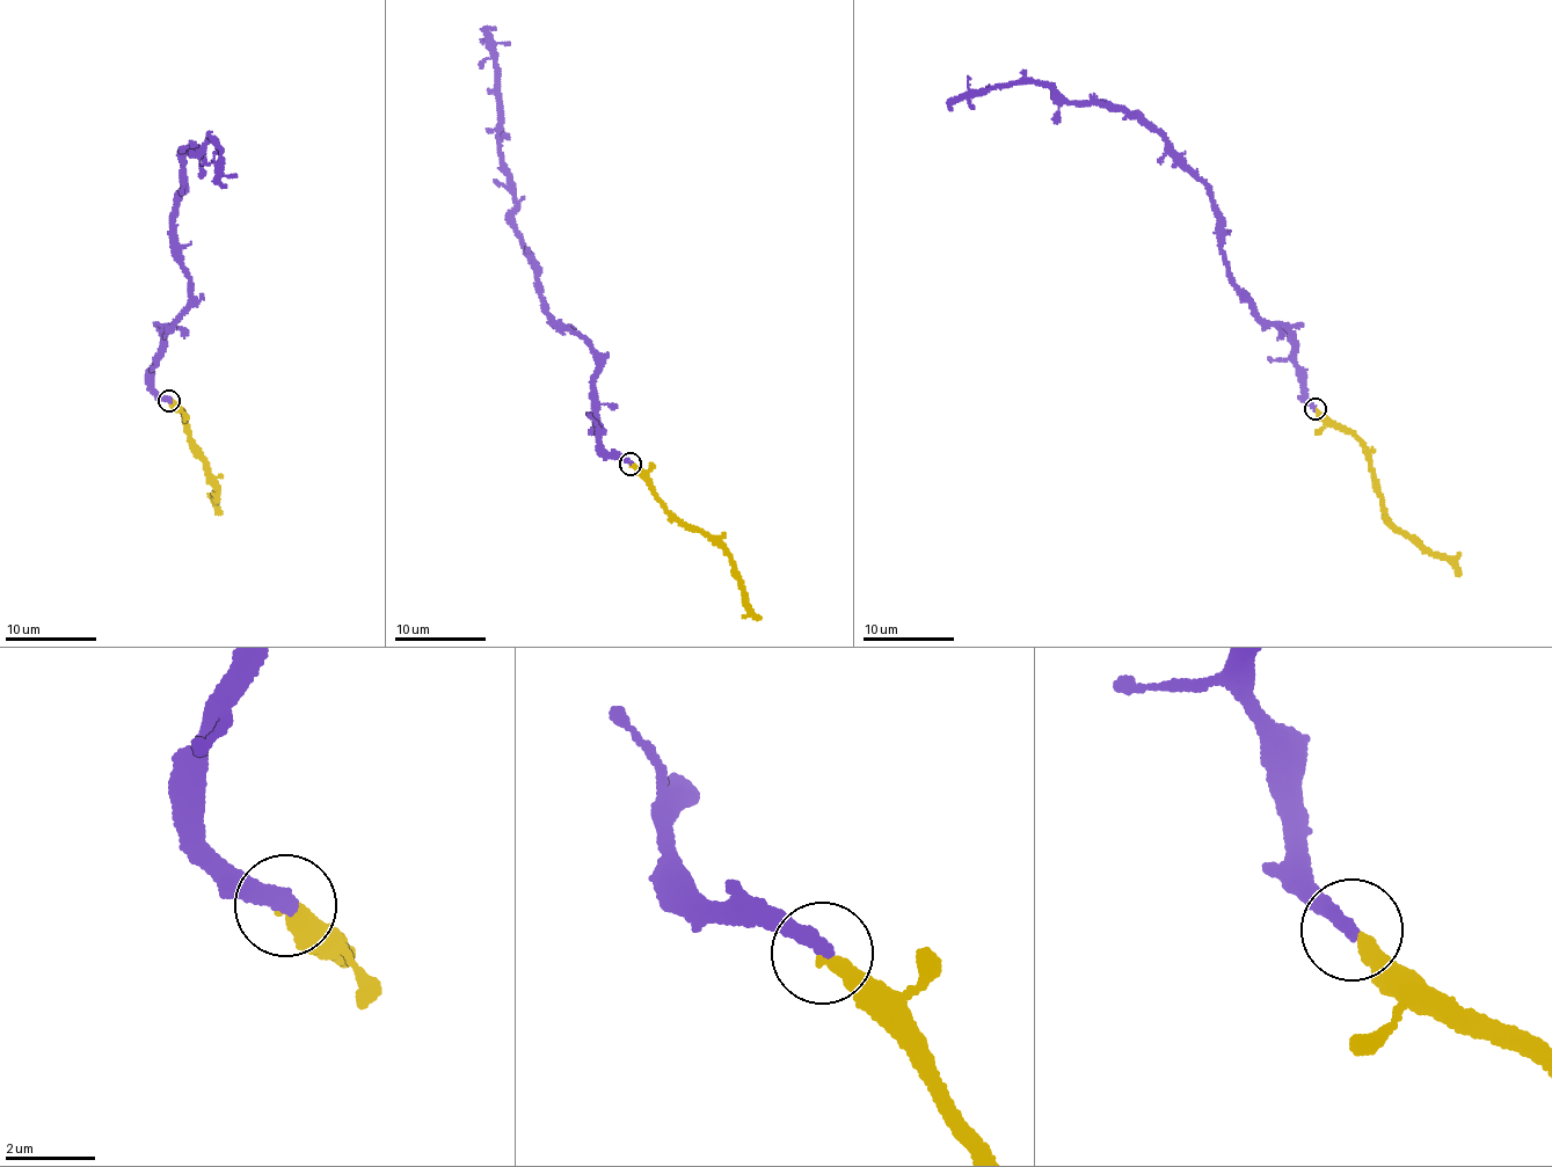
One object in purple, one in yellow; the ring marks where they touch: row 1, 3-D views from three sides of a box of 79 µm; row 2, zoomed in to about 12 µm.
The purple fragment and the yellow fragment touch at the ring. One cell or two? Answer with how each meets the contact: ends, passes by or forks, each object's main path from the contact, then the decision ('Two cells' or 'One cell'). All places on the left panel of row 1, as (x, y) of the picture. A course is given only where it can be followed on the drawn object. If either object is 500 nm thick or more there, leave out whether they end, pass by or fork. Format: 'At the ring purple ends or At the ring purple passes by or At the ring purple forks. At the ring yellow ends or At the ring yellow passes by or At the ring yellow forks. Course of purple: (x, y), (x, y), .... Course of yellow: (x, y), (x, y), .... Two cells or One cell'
At the ring purple ends. At the ring yellow ends. Course of purple: (168, 400), (152, 367), (191, 292), (175, 208), (186, 153), (211, 140), (226, 187). Course of yellow: (168, 402), (183, 418), (190, 447), (217, 486), (212, 502), (221, 513). One cell

